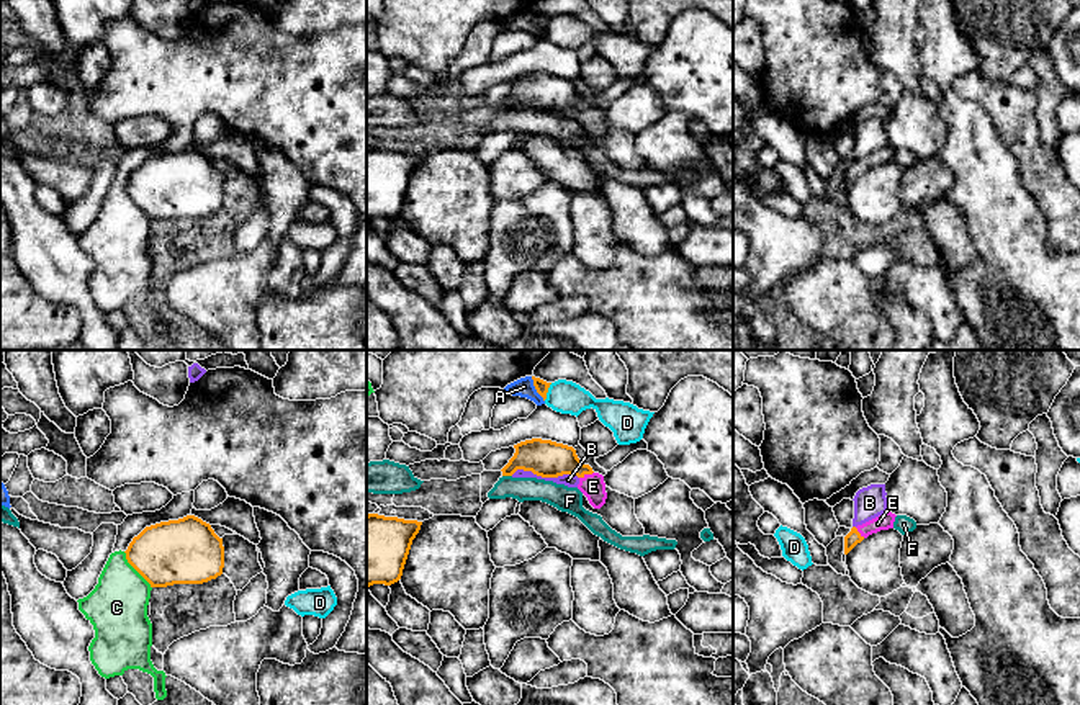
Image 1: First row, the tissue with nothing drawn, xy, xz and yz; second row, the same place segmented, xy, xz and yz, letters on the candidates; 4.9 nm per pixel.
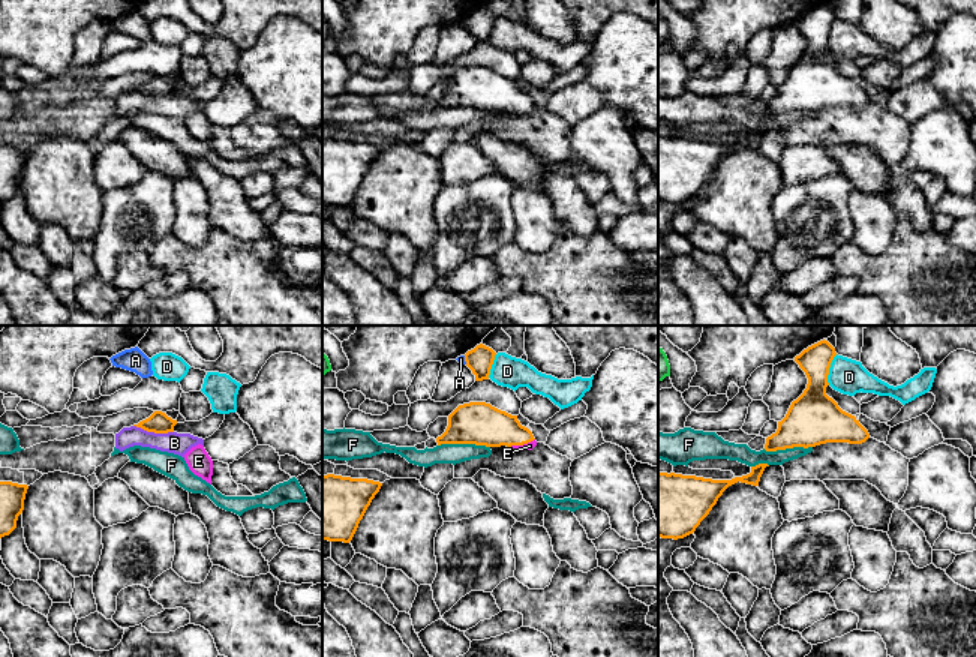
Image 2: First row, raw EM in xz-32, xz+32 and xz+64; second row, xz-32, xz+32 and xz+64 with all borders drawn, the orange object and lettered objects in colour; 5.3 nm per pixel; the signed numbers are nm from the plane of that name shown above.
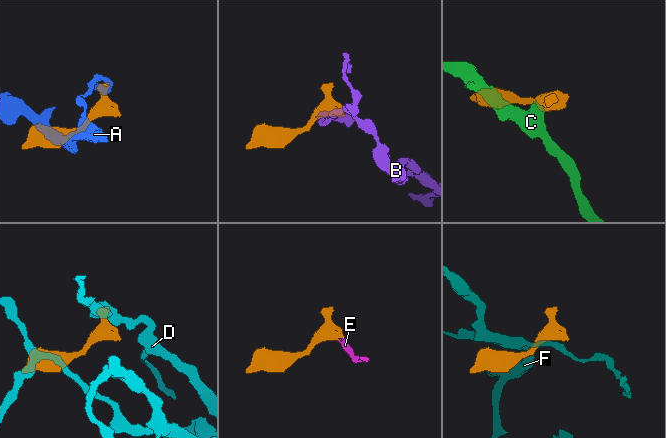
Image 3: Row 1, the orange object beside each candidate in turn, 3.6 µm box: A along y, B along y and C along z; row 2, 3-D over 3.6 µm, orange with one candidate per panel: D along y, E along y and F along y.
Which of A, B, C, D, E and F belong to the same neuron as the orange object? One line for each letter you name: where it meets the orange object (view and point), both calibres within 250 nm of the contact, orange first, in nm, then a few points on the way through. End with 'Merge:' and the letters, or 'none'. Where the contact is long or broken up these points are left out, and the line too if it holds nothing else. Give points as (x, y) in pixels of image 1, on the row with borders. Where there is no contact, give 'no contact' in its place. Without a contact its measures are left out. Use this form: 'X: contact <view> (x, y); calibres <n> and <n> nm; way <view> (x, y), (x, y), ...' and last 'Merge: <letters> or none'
E: contact xz (586, 473); calibres 180 and 120 nm; way xz (545, 458), (563, 460), (586, 473), (593, 486)
Merge: E

